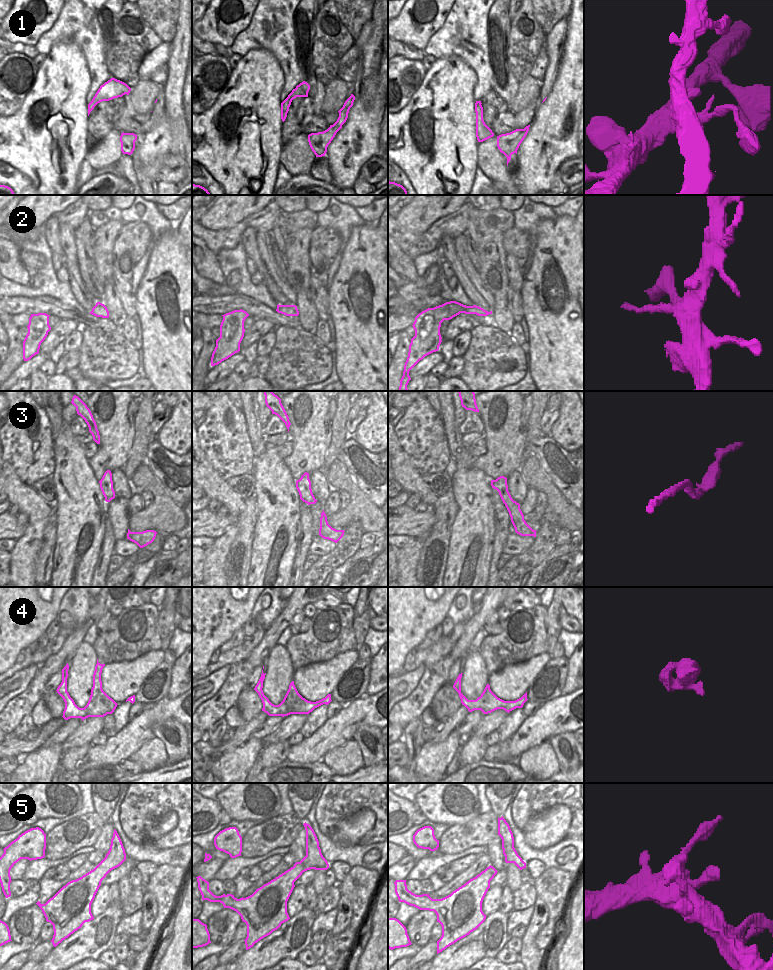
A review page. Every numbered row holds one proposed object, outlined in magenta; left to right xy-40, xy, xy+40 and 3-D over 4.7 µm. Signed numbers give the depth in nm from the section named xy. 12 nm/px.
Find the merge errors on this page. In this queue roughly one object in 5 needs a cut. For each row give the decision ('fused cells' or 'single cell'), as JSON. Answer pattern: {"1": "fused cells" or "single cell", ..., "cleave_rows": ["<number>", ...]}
{"1": "single cell", "2": "single cell", "3": "single cell", "4": "single cell", "5": "single cell", "cleave_rows": []}

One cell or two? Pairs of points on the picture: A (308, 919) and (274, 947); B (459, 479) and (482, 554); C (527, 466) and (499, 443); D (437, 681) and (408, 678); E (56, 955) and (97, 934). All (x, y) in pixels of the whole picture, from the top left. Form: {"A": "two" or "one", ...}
{"A": "one", "B": "one", "C": "two", "D": "two", "E": "one"}

